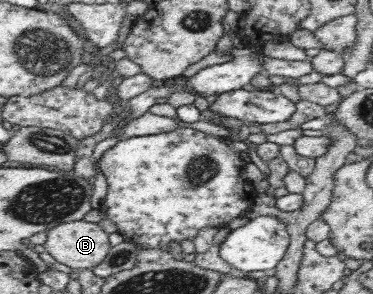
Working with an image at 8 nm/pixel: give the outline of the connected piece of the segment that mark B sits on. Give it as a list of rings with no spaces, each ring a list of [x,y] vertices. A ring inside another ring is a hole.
[[[61,223],[47,233],[45,251],[56,262],[72,269],[91,270],[109,252],[108,235],[97,223]]]

